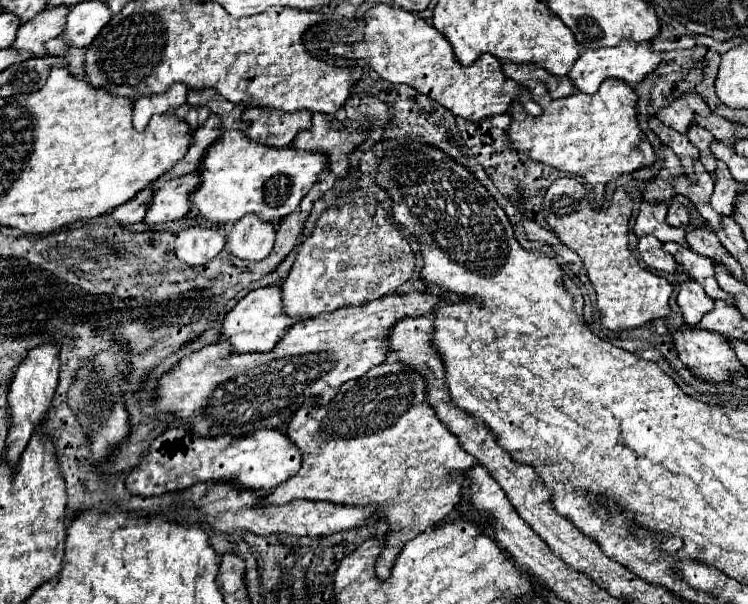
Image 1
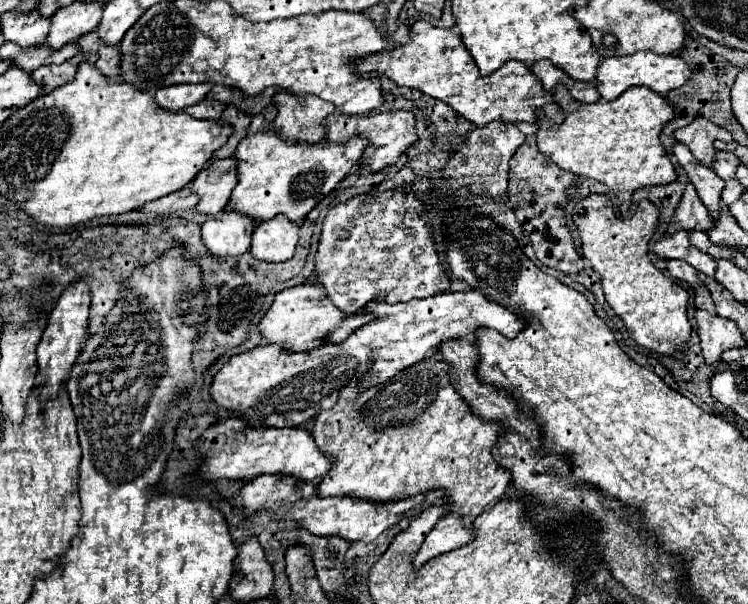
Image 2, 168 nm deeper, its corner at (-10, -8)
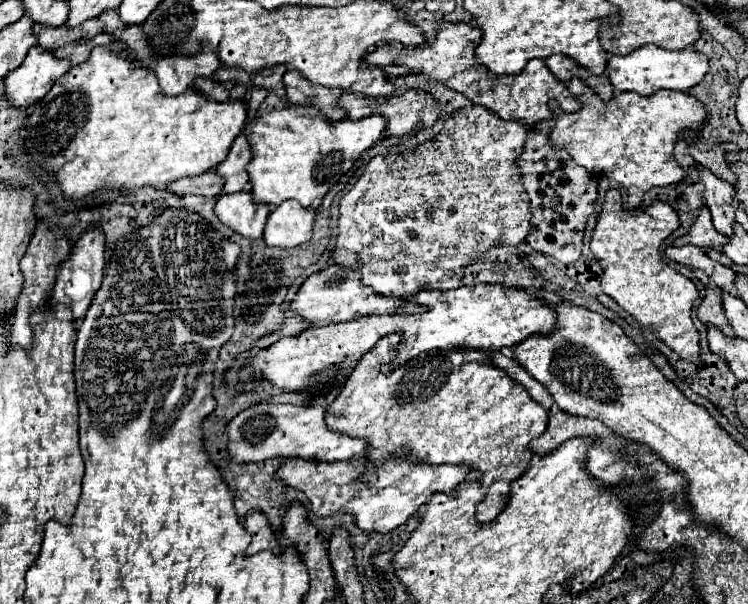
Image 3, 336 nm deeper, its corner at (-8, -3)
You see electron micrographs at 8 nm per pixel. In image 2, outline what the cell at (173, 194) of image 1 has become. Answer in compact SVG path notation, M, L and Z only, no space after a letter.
M236 156L214 160L190 182L190 188L194 188L194 192L198 192L200 196L200 204L196 208L198 212L212 218L212 216L218 216L226 208L230 194L234 186L238 184L236 166L238 166Z

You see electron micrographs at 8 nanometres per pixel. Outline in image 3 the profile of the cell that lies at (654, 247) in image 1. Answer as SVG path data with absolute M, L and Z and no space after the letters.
M692 269L692 273L694 273L694 275L704 283L704 287L706 287L706 295L704 295L704 299L702 299L702 303L700 303L698 311L696 311L698 319L700 319L702 323L706 323L706 325L716 325L716 327L718 327L722 333L726 333L726 335L732 335L732 329L730 329L730 325L728 325L728 321L726 321L726 317L724 317L722 291L720 291L720 287L716 287L716 285L712 283L712 279L708 279L702 271Z

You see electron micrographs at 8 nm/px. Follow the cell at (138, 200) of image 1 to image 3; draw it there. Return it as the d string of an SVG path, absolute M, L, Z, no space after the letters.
M202 173L196 177L184 177L178 179L176 183L168 185L168 191L172 191L174 195L202 195L202 197L216 197L220 193L220 187L224 185L224 181L214 173Z

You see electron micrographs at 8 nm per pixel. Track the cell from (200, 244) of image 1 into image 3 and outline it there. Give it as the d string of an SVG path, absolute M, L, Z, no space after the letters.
M240 191L220 197L214 205L214 213L218 221L234 233L246 239L260 239L270 209L268 205L264 207L264 203L254 203L248 193Z

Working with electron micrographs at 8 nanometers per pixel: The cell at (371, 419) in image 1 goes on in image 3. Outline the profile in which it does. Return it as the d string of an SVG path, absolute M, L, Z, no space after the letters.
M390 333L360 359L344 389L326 409L326 425L332 431L366 439L368 447L364 459L368 463L386 463L390 457L406 455L406 459L412 463L470 467L472 471L480 473L476 479L480 479L480 485L488 489L486 497L476 505L474 519L478 523L496 519L506 503L510 483L528 469L532 459L528 441L544 433L548 423L546 411L532 401L532 397L528 397L524 387L516 385L504 371L492 367L488 355L478 349L434 351L434 357L420 355L386 375L380 371L380 367L394 361L400 339L401 333Z

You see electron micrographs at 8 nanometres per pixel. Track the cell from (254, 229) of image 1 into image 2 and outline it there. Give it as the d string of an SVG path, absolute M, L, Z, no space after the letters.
M286 216L260 222L252 236L252 256L264 262L286 262L294 256L300 226Z

